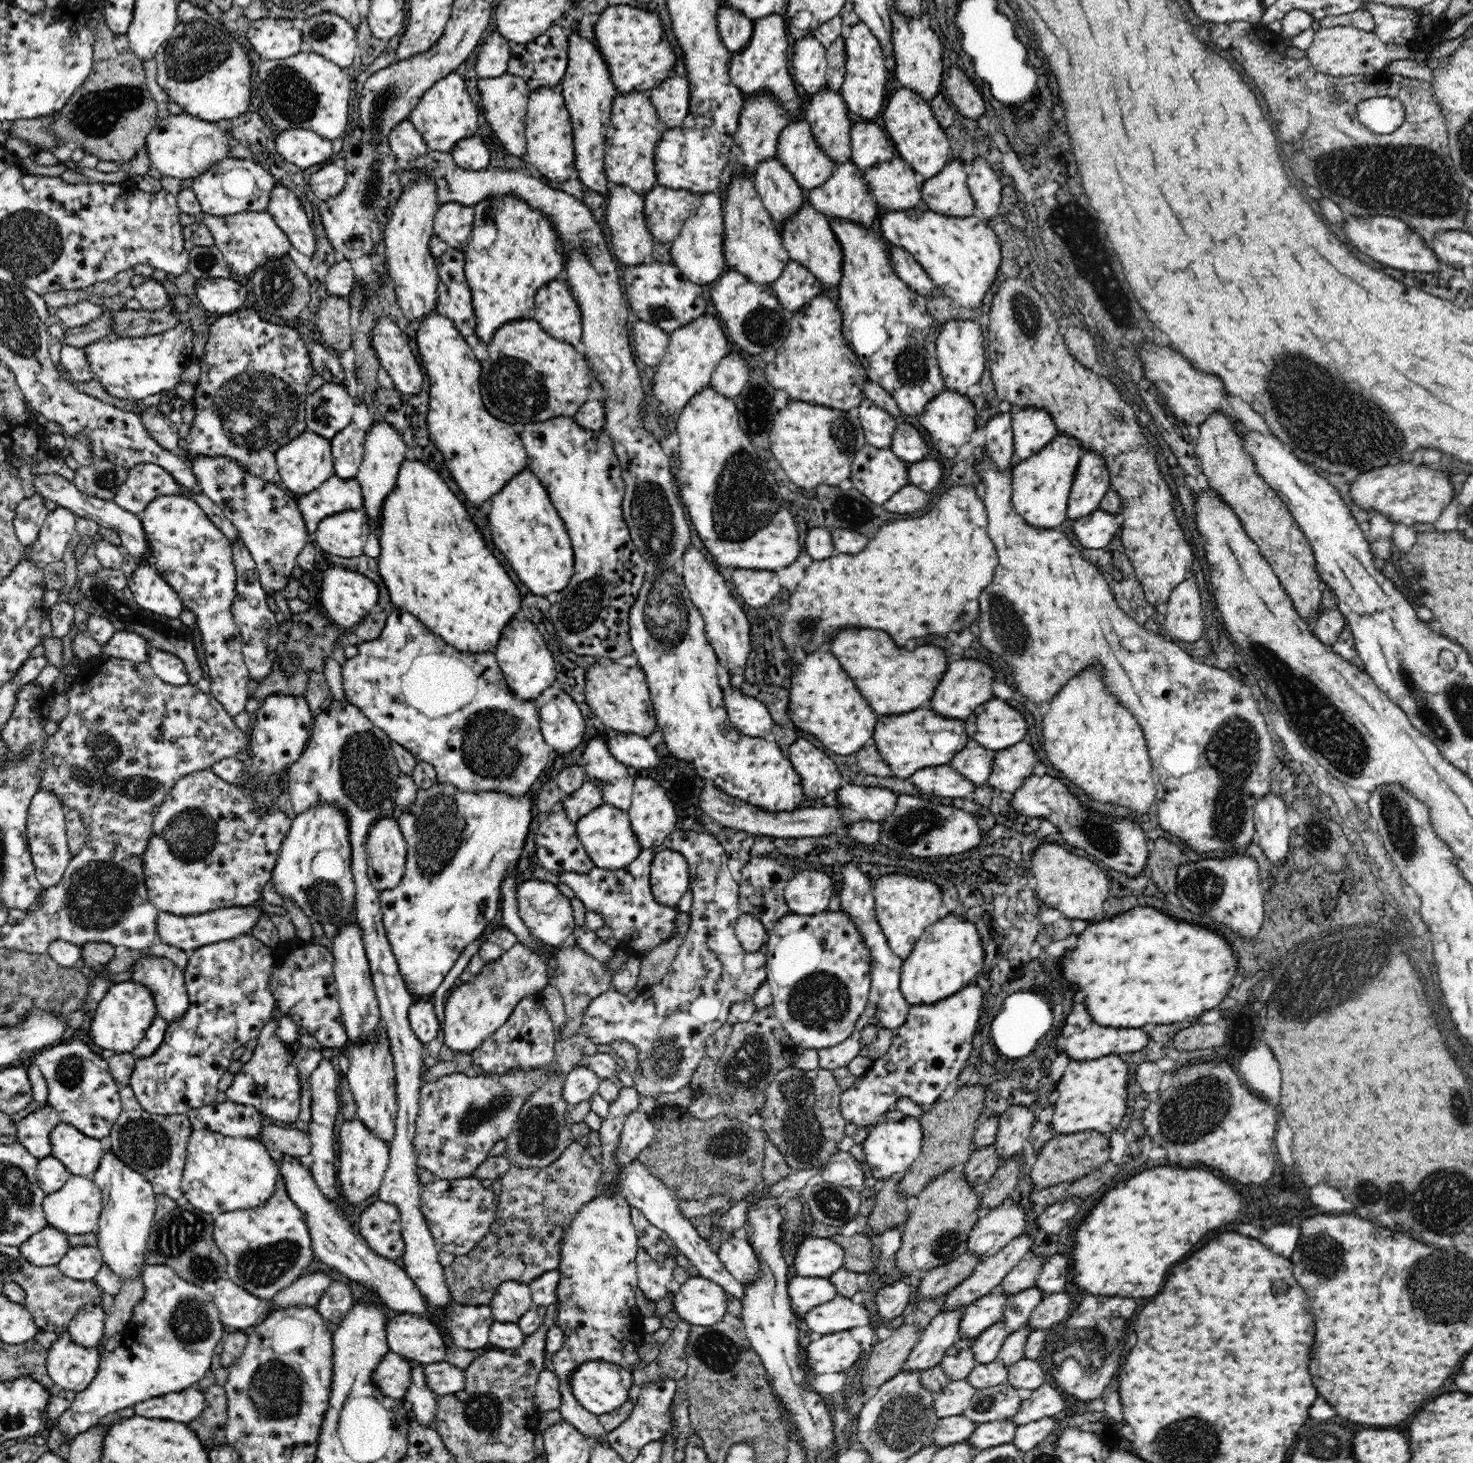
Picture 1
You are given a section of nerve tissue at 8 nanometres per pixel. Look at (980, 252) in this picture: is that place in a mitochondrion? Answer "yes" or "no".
no

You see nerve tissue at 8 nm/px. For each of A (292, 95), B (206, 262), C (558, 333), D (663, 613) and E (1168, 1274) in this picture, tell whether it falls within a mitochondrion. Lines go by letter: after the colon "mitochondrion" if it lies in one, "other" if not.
A: mitochondrion
B: mitochondrion
C: other
D: mitochondrion
E: other

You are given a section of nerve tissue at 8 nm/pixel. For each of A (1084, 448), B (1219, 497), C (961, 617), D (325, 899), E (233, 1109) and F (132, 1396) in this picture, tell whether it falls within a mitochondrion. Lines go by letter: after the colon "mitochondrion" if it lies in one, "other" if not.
A: other
B: other
C: mitochondrion
D: mitochondrion
E: other
F: other

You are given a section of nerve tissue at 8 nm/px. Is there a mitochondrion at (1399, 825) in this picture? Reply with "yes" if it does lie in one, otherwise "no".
yes

